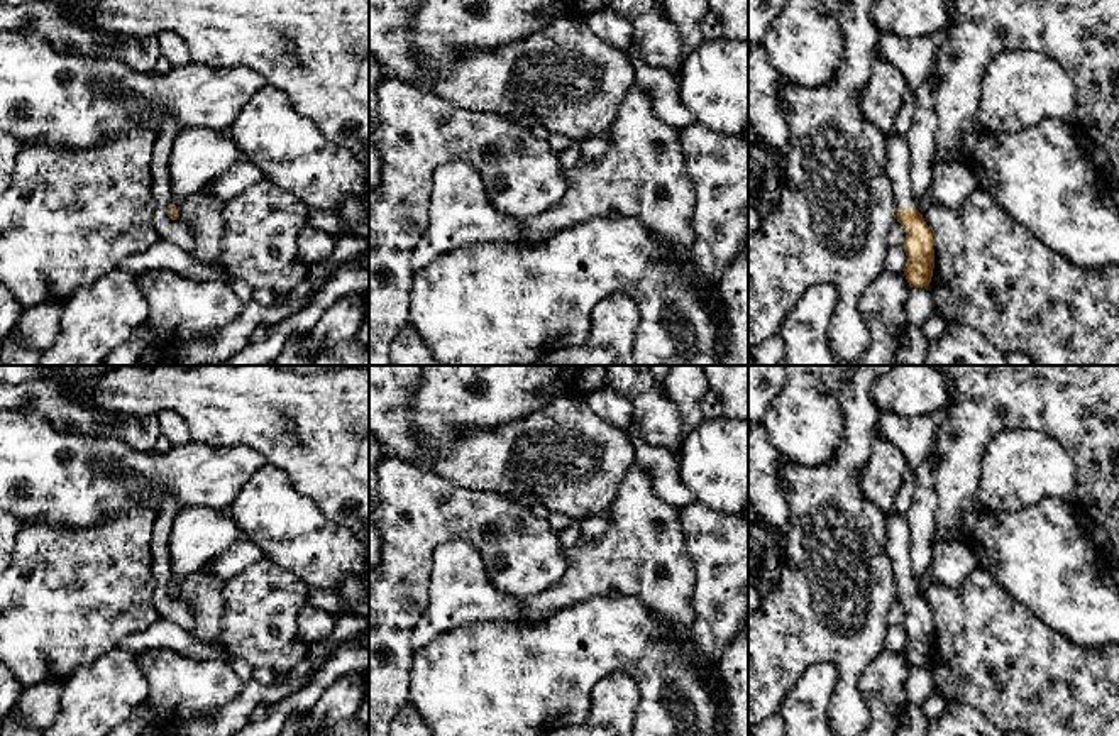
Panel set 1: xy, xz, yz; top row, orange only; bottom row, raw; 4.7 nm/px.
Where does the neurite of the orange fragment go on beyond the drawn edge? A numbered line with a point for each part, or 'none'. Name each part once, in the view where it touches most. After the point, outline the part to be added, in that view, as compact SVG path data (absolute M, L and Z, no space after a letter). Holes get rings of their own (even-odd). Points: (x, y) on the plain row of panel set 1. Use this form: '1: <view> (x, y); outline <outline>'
1: yz (898, 538); outline M896 511L887 514L887 555L892 562L897 587L916 587L916 577L911 570L911 533L906 514Z

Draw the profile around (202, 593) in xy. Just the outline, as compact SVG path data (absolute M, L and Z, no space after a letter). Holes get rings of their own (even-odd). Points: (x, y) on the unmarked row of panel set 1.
M208 567L186 575L176 585L179 601L191 611L195 619L193 638L203 643L218 641L223 619L223 585Z

